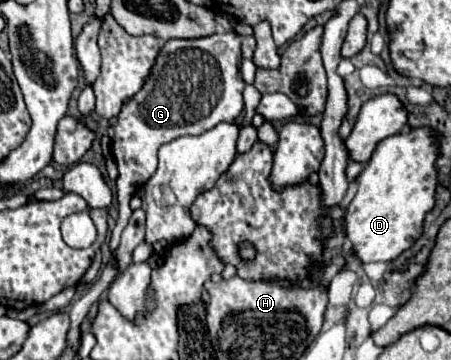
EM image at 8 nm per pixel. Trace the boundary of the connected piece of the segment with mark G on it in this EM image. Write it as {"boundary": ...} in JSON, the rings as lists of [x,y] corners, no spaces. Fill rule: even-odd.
{"boundary":[[[234,31],[214,33],[202,39],[166,41],[142,89],[122,107],[120,115],[110,125],[108,137],[112,141],[112,157],[118,165],[116,197],[120,211],[110,237],[112,251],[118,247],[120,233],[132,215],[128,207],[132,195],[156,171],[158,149],[182,135],[200,135],[218,123],[236,123],[236,117],[244,109],[242,91],[246,85],[240,75],[240,41],[242,39]],[[214,61],[218,69],[214,69]]]}

